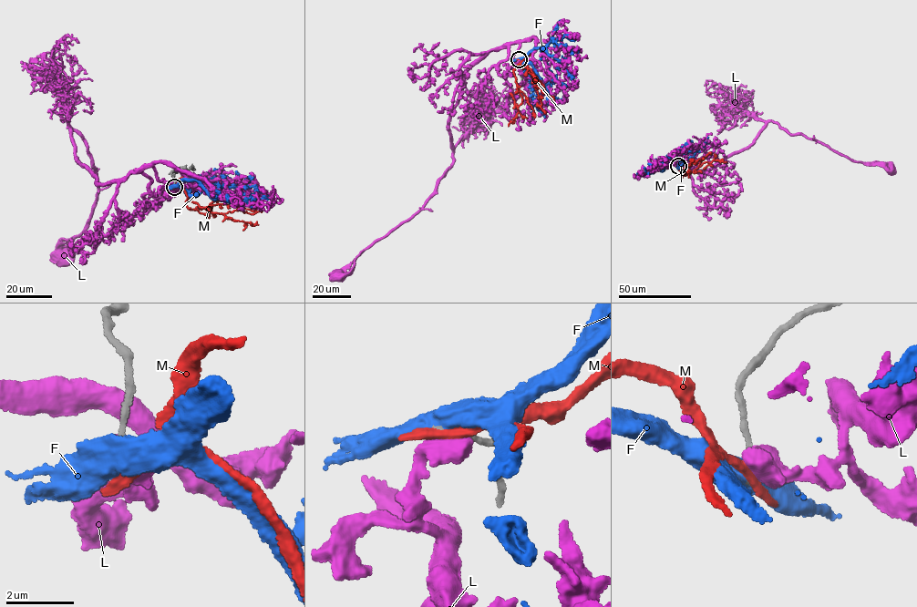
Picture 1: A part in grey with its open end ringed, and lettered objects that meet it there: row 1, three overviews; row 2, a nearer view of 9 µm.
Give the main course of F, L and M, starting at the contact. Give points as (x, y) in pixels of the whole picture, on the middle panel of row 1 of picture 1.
F: (519, 58), (532, 50), (545, 48), (552, 39), (578, 52)
L: (520, 59), (515, 43), (470, 63), (448, 123), (453, 164), (435, 193), (335, 276)
M: (519, 59), (524, 59), (513, 71), (522, 100), (514, 121), (508, 126)

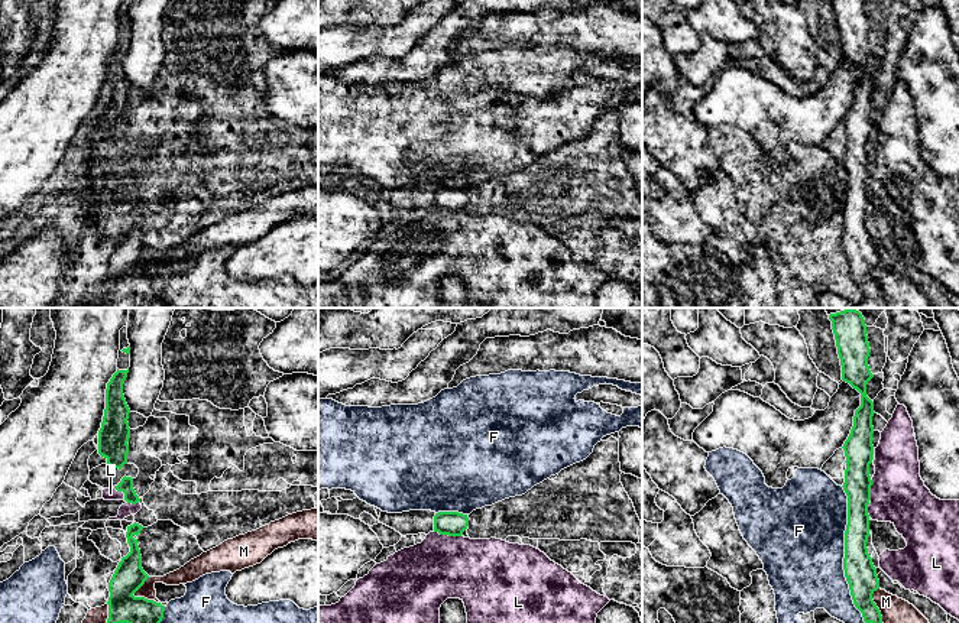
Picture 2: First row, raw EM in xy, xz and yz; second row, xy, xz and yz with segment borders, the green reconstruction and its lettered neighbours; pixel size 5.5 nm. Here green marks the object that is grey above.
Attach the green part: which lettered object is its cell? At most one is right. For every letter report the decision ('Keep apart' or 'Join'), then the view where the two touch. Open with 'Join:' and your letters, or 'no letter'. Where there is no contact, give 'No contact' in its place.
Join: no letter
F: Keep apart. Touches green in yz
L: Keep apart. Touches green in xy
M: Keep apart. Touches green in yz

